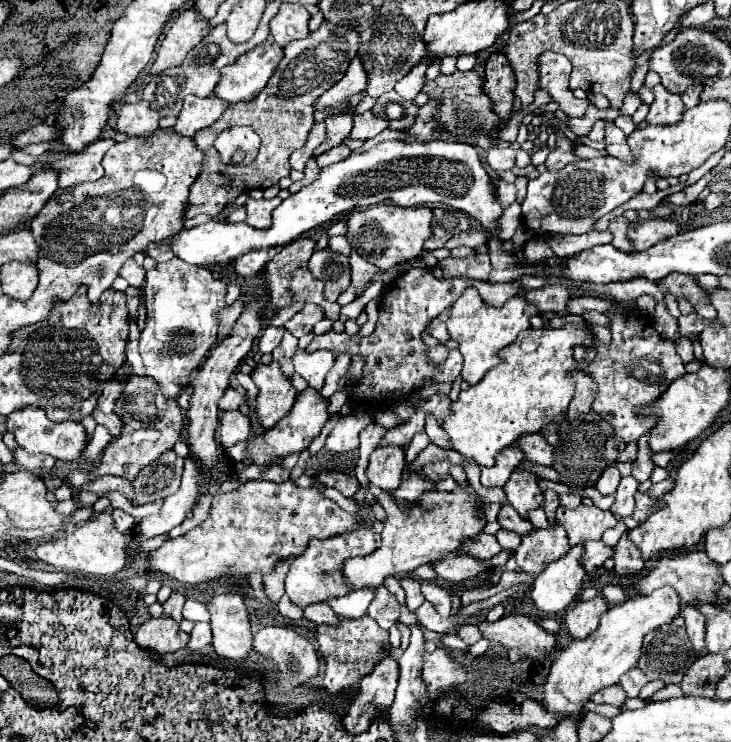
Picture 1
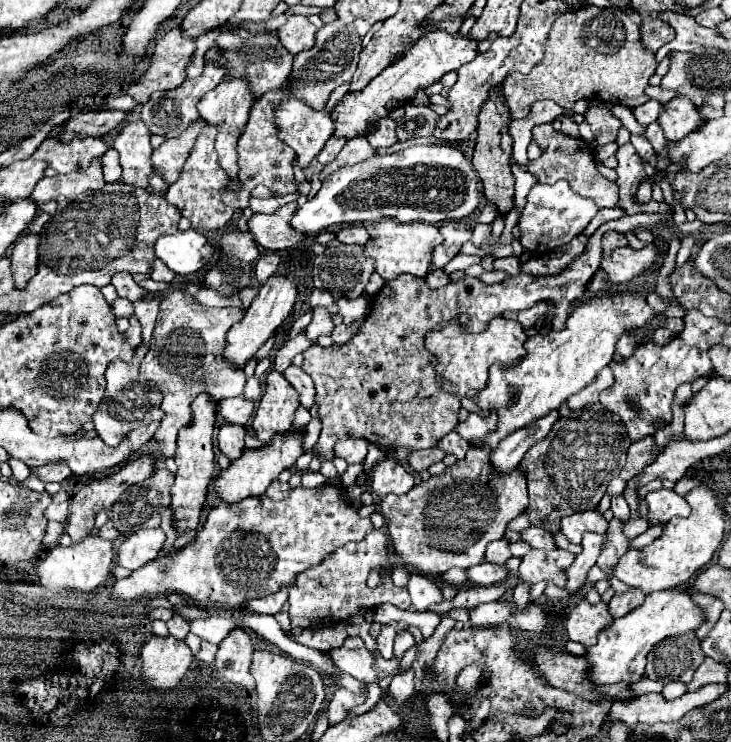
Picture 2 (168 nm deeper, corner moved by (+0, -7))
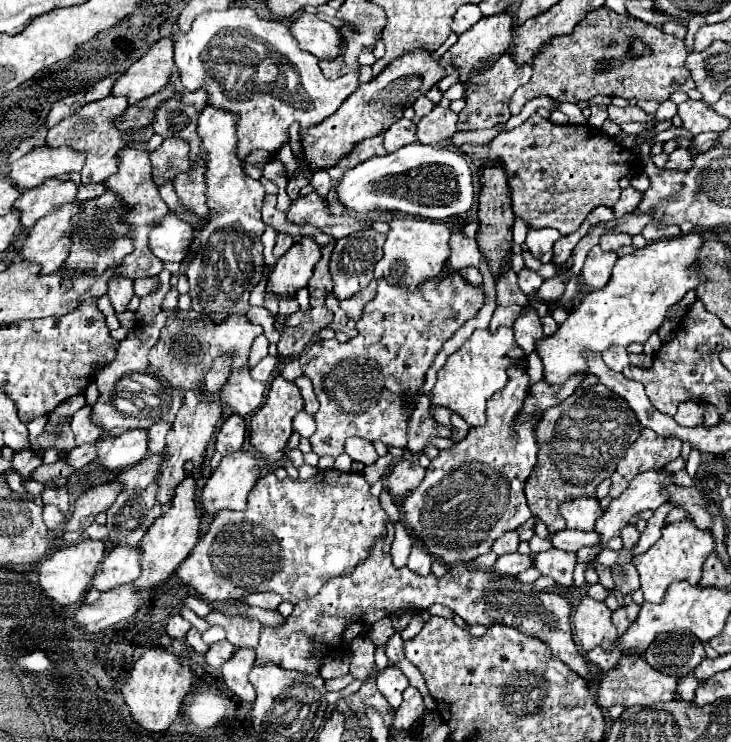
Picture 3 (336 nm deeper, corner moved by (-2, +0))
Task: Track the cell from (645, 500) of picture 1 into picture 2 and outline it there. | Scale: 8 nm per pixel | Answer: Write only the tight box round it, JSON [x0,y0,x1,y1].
[647,489,691,525]

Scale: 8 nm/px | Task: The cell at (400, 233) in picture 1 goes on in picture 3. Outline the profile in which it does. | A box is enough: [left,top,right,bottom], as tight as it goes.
[375,216,449,290]

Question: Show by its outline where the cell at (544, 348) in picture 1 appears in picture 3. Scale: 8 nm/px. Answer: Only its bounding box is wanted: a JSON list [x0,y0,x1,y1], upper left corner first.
[537,232,705,386]

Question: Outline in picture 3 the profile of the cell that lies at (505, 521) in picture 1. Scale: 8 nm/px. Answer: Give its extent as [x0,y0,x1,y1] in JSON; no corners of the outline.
[551,530,599,552]

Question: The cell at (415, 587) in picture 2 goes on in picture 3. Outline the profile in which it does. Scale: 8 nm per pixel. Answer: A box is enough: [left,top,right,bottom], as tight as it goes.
[407,546,431,576]

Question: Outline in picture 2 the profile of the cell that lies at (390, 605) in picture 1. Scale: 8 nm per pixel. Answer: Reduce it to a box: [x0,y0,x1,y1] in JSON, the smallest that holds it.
[377,625,397,659]

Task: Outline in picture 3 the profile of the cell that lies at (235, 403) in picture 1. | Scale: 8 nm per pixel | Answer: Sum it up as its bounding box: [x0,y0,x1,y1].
[221,366,265,416]

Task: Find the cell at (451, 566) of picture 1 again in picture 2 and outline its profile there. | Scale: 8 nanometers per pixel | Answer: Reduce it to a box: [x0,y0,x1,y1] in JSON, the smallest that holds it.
[469,563,509,585]

